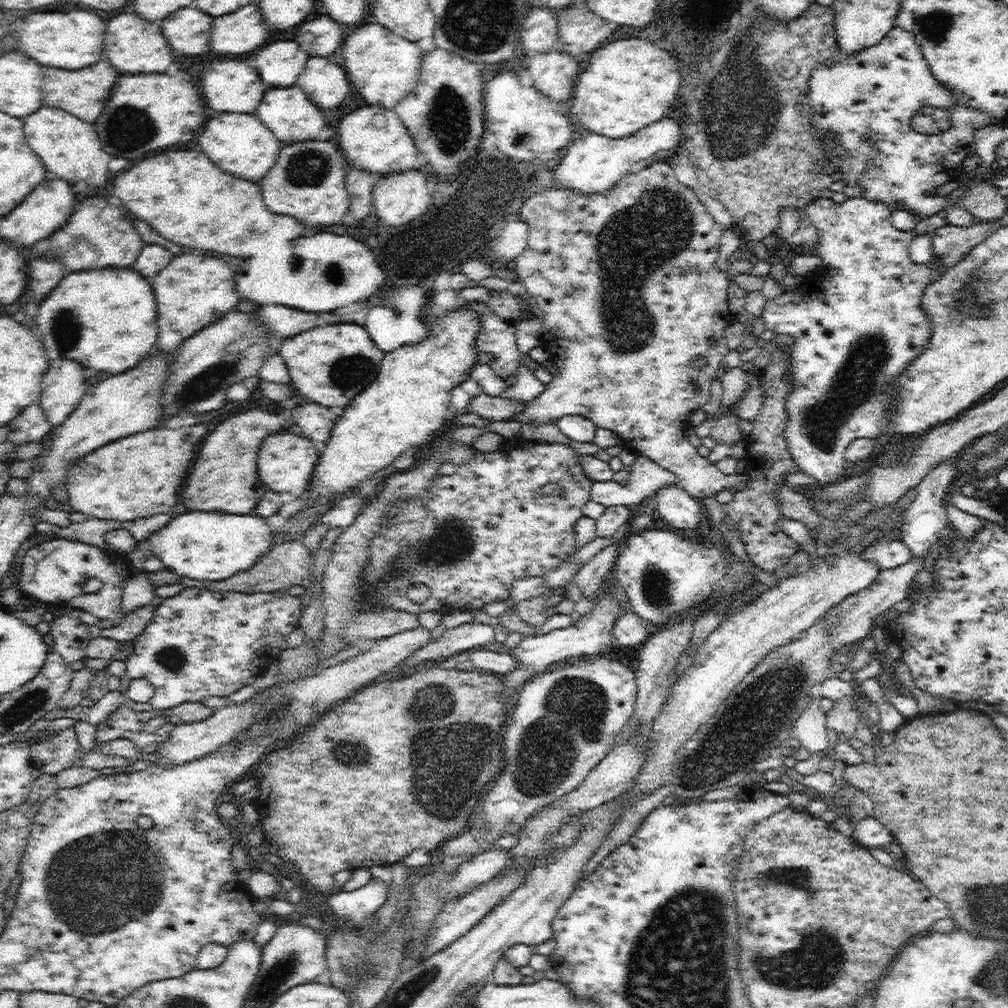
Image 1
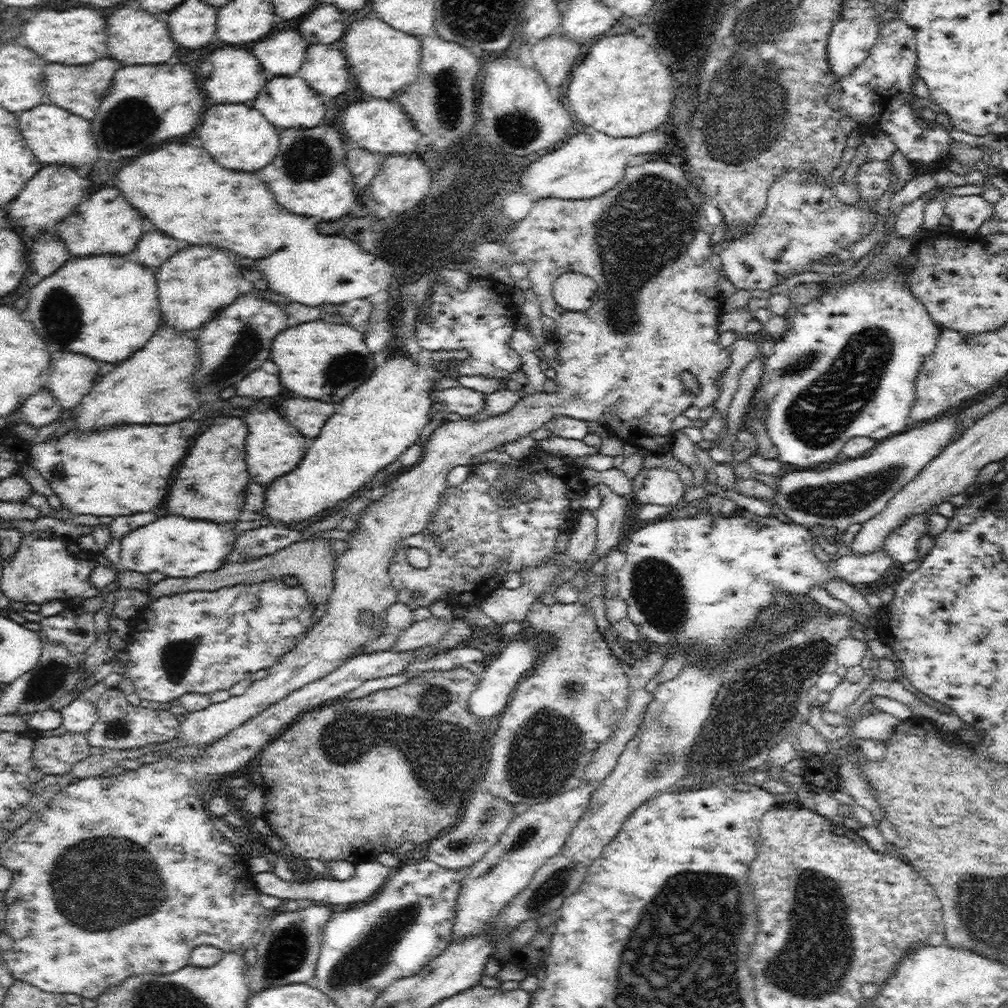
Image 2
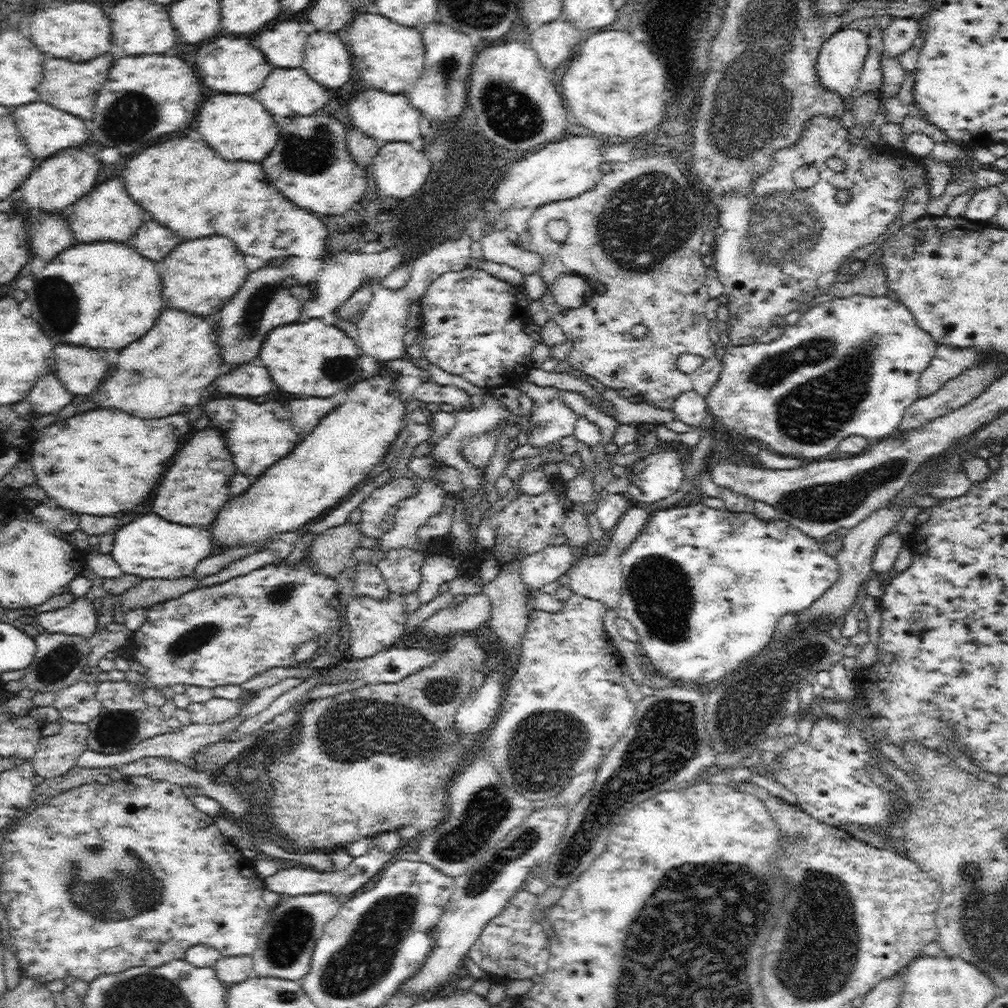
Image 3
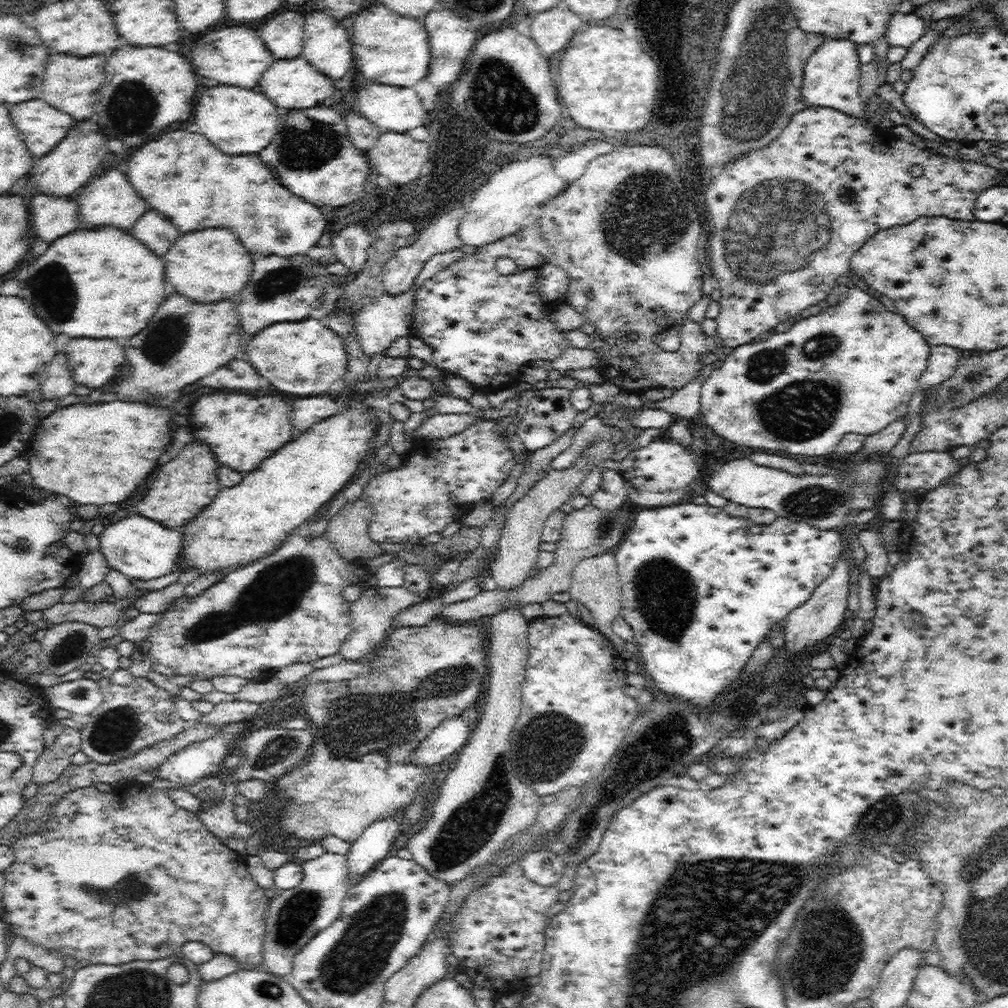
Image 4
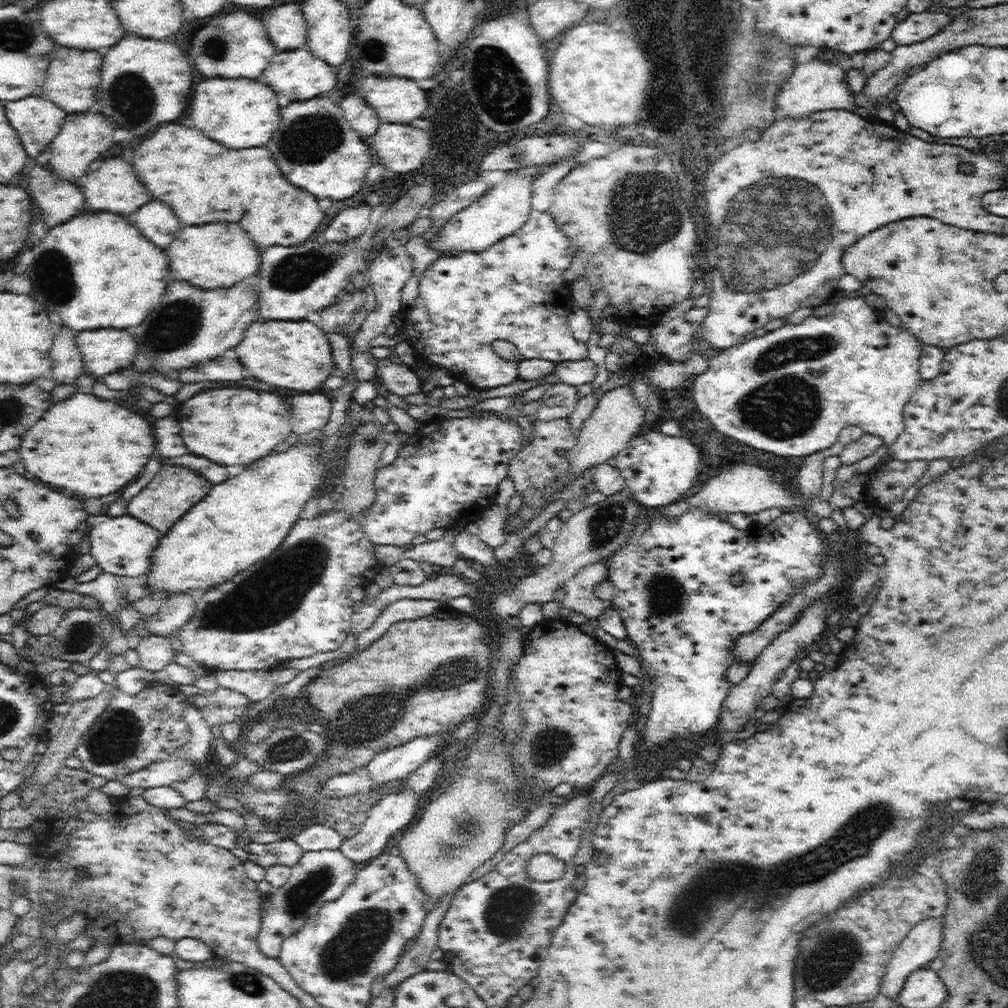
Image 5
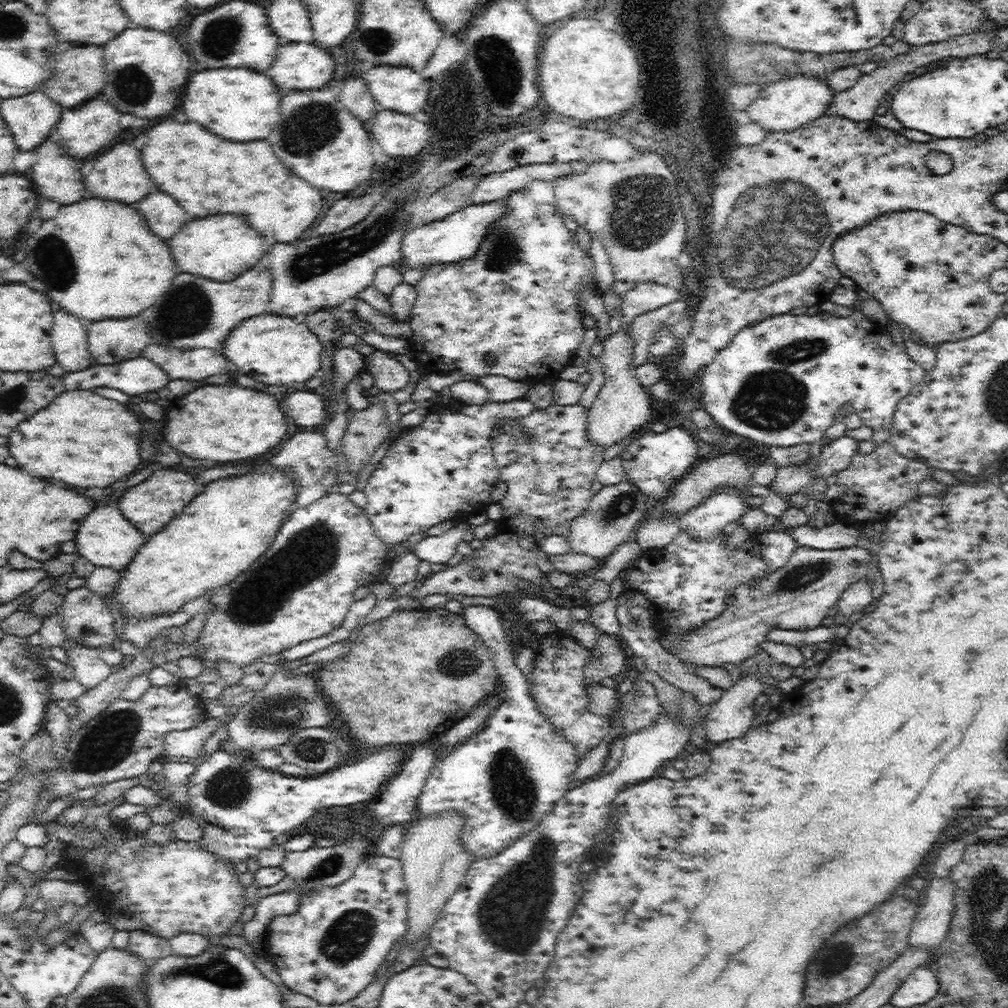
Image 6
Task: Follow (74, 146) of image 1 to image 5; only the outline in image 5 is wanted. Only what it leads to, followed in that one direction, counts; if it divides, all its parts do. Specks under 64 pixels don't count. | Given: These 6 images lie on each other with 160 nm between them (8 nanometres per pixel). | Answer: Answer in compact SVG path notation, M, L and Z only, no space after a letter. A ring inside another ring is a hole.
M40 96L12 100L4 104L4 112L10 126L18 132L28 158L45 156L67 115L63 108Z

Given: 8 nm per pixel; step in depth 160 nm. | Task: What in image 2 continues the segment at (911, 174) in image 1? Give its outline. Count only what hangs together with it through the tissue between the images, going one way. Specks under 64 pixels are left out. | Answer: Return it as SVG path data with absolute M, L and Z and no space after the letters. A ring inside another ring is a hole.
M895 16L894 19L892 22L881 21L879 36L870 56L855 73L835 84L832 99L843 109L843 114L851 114L856 121L869 118L869 128L872 128L873 133L889 133L897 150L900 150L920 173L929 172L936 158L946 156L948 142L952 139L948 130L936 130L932 125L927 127L918 121L918 114L909 104L909 99L914 96L911 91L911 77L917 69L916 36L904 18ZM968 194L951 198L951 205L946 208L953 218L956 230L974 234L985 220L995 214L995 205L988 202L982 195Z

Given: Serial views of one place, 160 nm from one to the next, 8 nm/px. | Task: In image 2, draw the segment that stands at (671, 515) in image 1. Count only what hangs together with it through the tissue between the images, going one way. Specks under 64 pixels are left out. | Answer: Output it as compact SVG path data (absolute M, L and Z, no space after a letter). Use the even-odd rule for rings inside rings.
M666 466L642 469L631 479L633 499L645 505L675 505L684 494L684 482Z

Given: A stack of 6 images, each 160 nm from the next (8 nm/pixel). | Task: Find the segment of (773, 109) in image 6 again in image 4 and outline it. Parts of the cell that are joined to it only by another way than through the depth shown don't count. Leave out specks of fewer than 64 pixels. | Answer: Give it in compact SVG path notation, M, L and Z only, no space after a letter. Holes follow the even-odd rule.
M824 40L822 46L816 48L816 51L808 58L804 66L802 84L800 84L799 104L803 104L803 106L808 108L828 107L864 120L866 118L867 102L864 98L860 97L860 90L858 88L860 64L856 46L853 46L852 42L847 42L846 40Z

